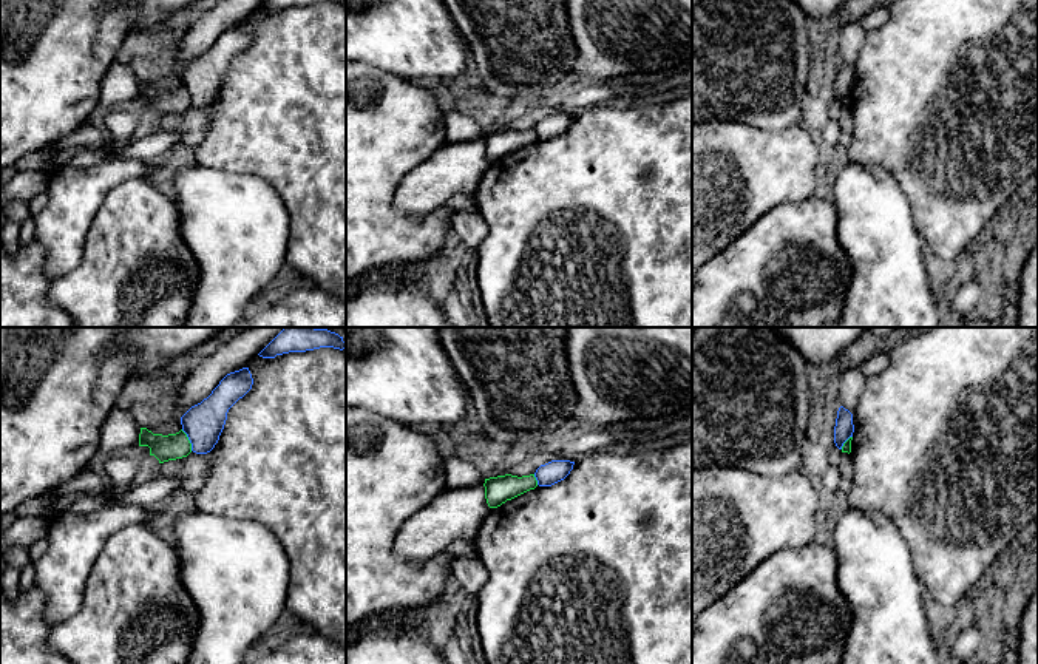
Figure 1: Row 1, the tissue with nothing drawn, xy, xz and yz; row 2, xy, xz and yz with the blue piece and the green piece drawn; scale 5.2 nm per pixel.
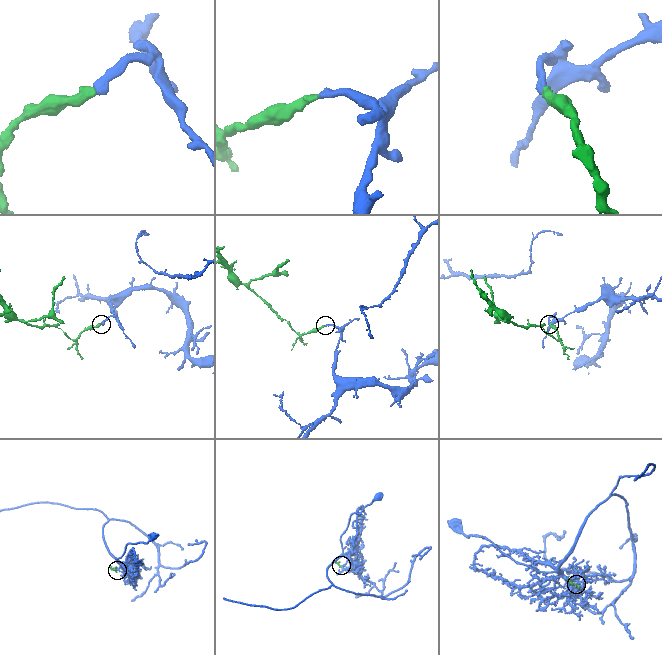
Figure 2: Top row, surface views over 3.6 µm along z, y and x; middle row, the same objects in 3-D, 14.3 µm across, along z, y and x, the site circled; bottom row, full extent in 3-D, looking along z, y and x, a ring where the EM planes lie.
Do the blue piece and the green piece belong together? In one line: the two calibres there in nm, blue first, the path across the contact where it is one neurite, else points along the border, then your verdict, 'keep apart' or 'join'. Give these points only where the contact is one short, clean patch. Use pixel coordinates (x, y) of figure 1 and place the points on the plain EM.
200/140 nm | along xy (181, 84), (192, 104) | keep apart

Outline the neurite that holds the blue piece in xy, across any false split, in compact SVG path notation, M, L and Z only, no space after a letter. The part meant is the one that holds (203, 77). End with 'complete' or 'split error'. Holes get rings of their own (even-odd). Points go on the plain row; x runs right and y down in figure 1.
M249 22L230 26L207 53L181 71L182 85L187 88L193 107L207 108L215 102L229 63L252 43L252 39Z; complete

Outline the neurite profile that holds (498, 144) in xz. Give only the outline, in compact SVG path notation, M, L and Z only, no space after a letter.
M534 128L530 130L497 130L485 133L485 153L490 162L497 162L507 154L511 154L538 141Z

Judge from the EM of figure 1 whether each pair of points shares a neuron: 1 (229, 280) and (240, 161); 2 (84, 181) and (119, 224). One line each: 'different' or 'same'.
1: different
2: different

